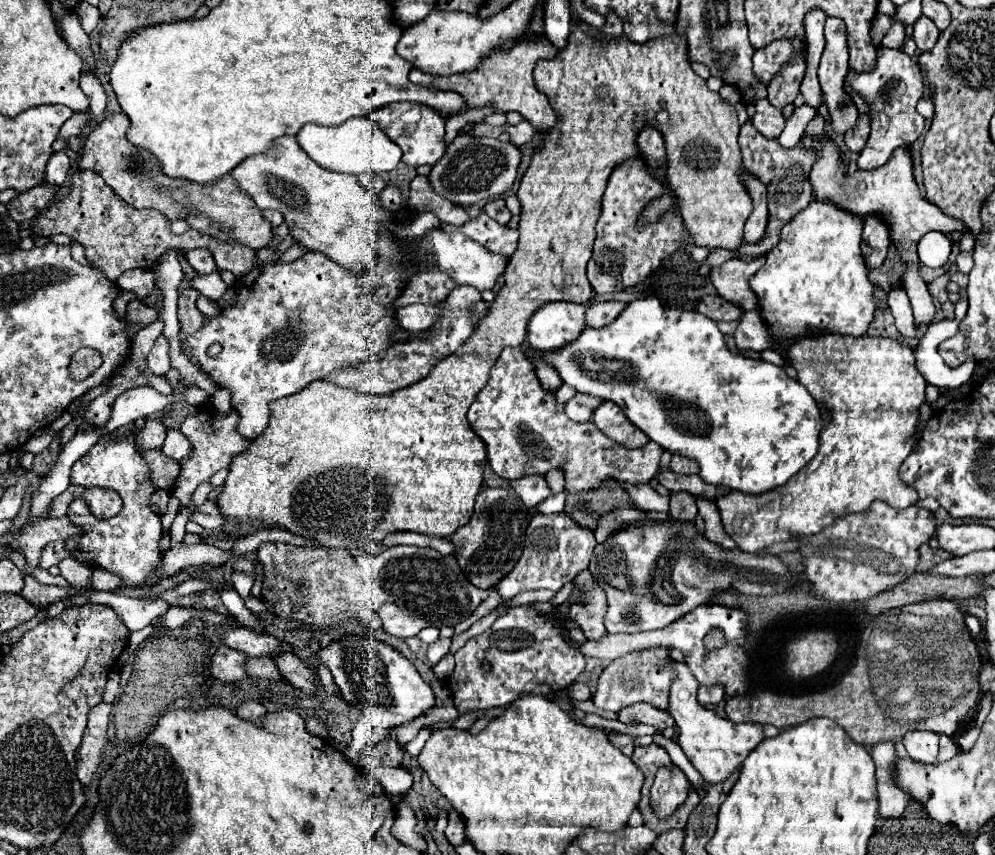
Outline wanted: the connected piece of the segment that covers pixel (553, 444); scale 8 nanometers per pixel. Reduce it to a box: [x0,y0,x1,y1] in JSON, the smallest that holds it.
[468,347,664,493]

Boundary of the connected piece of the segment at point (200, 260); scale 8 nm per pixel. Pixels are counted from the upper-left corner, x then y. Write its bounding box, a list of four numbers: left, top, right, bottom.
[184,247,216,275]

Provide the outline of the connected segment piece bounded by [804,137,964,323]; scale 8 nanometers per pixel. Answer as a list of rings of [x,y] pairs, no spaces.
[[[804,137],[806,147],[816,147],[820,149],[820,159],[816,161],[816,167],[812,167],[812,189],[816,191],[816,199],[832,199],[834,203],[840,203],[840,207],[848,207],[848,211],[854,211],[858,215],[882,215],[884,221],[890,225],[890,239],[898,247],[900,257],[908,263],[906,273],[902,275],[902,287],[910,297],[910,305],[914,309],[914,319],[916,323],[932,323],[934,317],[934,301],[928,291],[928,285],[922,281],[918,275],[918,255],[916,255],[916,245],[922,235],[928,231],[960,231],[964,233],[964,223],[950,219],[944,215],[938,207],[922,199],[918,183],[914,179],[914,161],[912,161],[912,151],[910,145],[902,145],[894,151],[892,159],[876,169],[876,171],[854,171],[852,175],[844,175],[838,169],[838,159],[840,159],[840,149],[836,143],[824,139],[808,139]]]

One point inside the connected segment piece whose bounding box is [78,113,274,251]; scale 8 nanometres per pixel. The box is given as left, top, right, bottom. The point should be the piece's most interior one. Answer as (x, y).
(219, 209)

